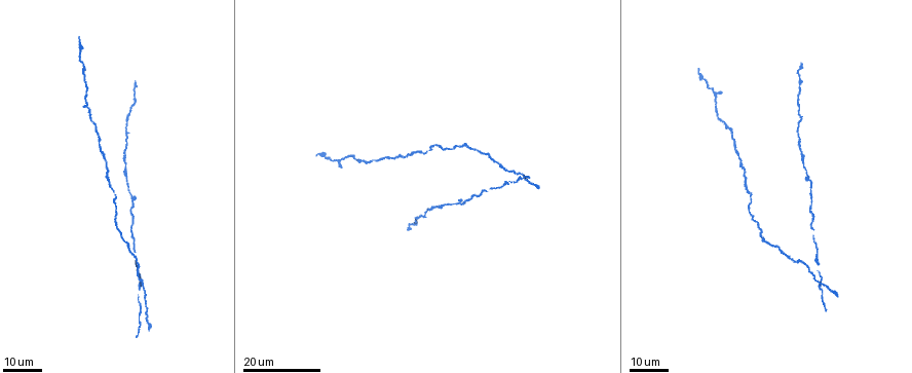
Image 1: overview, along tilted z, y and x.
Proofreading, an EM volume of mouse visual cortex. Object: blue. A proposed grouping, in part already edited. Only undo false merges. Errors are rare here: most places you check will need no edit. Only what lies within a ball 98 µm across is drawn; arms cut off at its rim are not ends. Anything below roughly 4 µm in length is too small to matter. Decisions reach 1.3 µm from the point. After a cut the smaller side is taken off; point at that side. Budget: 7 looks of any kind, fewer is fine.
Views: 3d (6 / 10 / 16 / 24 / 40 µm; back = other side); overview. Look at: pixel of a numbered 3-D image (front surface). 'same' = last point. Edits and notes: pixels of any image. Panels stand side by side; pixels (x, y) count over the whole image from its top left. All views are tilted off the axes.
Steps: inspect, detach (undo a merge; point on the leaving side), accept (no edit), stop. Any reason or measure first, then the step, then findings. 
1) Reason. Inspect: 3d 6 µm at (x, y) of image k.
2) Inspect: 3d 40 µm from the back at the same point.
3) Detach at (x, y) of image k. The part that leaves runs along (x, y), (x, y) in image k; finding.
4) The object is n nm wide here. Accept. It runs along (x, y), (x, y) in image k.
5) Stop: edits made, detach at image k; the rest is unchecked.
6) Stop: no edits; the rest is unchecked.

Calibre changes. Inspect: 3d 16 µm at (125, 153) of image 1.

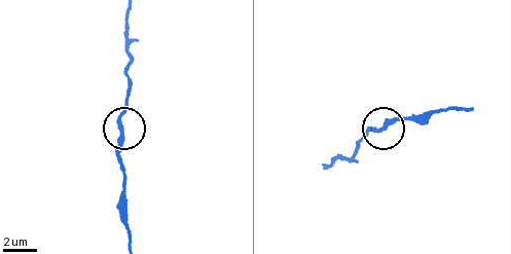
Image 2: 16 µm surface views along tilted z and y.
Inspect: 3d 10 µm at (118, 123) of image 2.

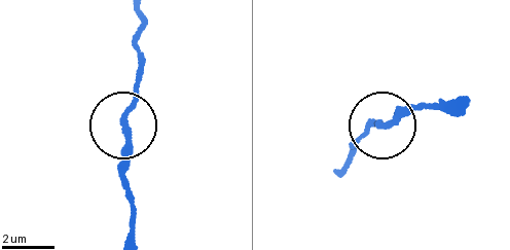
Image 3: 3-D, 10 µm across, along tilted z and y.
Accept. It runs along (135, 233), (122, 119), (140, 50) in image 3; one neuron here.

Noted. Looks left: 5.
Calibre changes. Inspect: 3d 24 µm at (131, 204) of image 1.

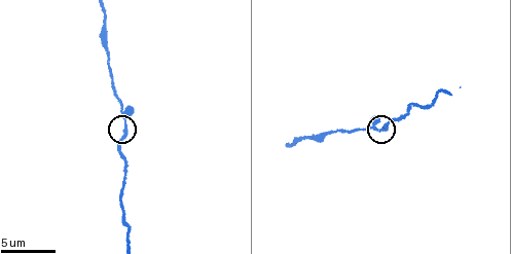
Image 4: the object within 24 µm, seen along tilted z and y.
Inspect: 3d 10 µm at (380, 130) of image 4.

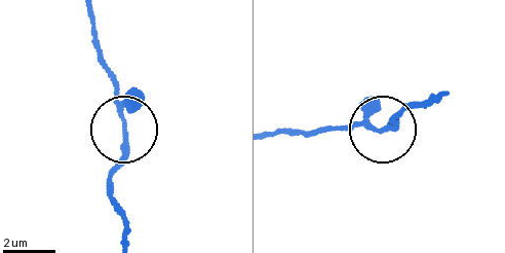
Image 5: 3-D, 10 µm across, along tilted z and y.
Accept. It runs along (439, 94), (378, 129), (337, 128) in image 5; continuous, no second neuron.

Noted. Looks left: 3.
Thin neck. Inspect: 3d 16 µm at (418, 152) of image 1.

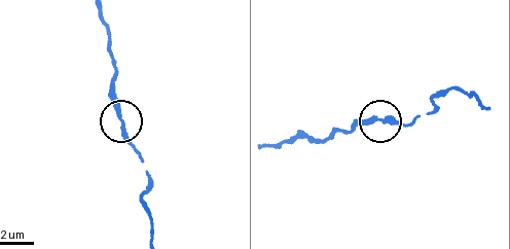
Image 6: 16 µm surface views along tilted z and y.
Inspect: 3d 10 µm at (379, 119) of image 6.

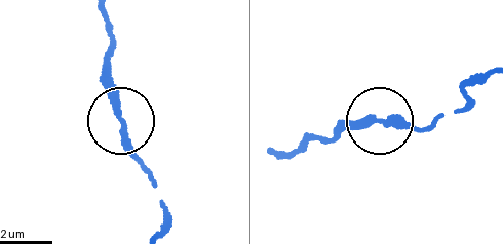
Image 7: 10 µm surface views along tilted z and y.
Accept. It runs along (158, 230), (164, 207), (125, 133), (105, 60) in image 7; all the same neuron.

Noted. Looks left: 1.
Stop: no edits; the rest is unchecked.

